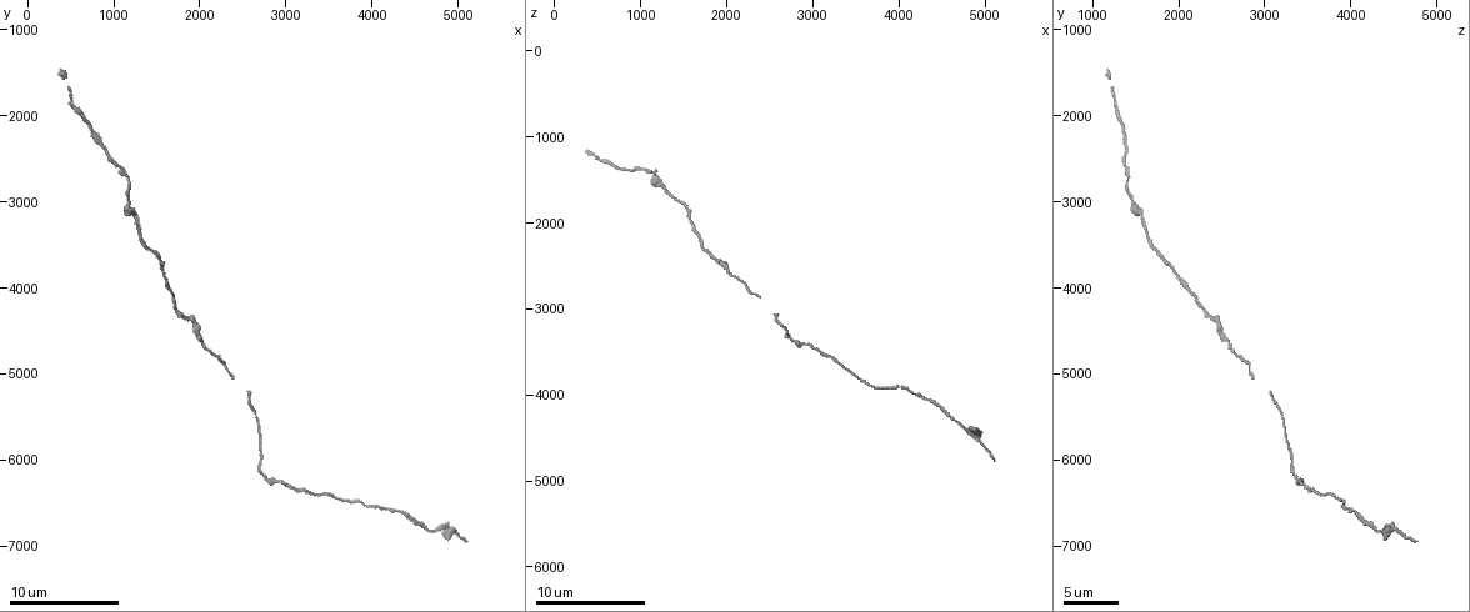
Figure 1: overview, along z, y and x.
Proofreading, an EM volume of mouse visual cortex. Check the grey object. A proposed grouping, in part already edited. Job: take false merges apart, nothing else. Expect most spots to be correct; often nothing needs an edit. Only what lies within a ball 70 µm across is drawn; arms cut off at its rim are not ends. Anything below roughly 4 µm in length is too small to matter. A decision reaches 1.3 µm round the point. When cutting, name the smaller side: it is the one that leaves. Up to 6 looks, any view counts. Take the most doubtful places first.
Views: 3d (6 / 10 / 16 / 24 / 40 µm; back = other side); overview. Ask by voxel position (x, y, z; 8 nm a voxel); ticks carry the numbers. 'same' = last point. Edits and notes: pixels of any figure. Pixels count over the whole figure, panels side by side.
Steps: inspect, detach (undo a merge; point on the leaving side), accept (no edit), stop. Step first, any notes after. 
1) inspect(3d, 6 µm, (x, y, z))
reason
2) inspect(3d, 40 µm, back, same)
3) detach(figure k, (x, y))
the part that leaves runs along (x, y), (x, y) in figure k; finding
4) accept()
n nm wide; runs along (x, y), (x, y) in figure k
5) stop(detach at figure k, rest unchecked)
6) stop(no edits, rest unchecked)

inspect(3d, 10 µm, (900, 2400, 1400))
narrows sharply

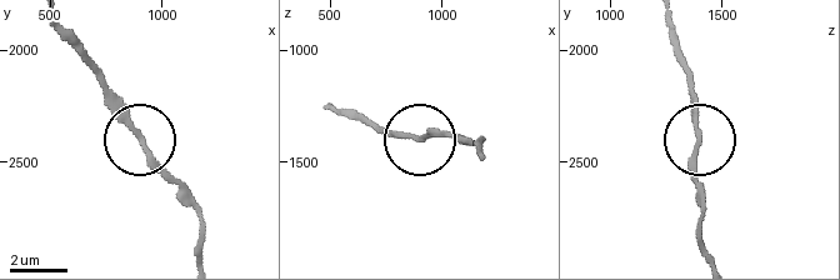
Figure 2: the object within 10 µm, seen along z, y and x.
accept()
180 nm wide; runs along (203, 256), (193, 199), (145, 149), (124, 106), (98, 80) in figure 2; one neuron here

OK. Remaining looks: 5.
inspect(3d, 10 µm, (1550, 3850, 1950))
thin neck

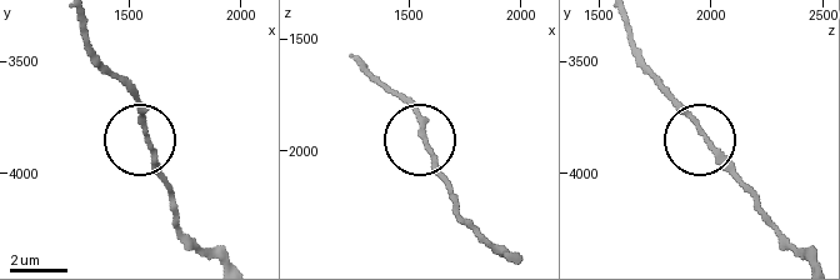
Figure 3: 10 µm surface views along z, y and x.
accept()
runs along (215, 256), (181, 225), (140, 104), (124, 85) in figure 3; one neuron here

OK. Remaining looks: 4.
inspect(3d, 10 µm, (2700, 6150, 3350))

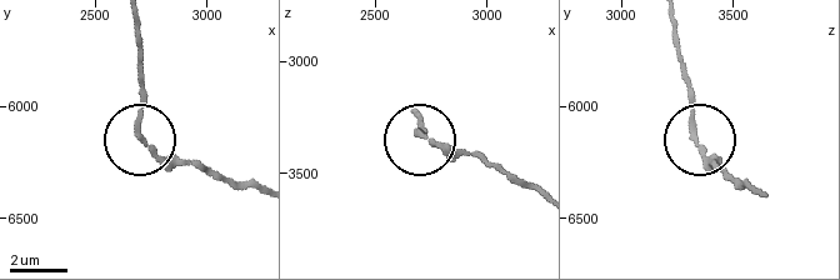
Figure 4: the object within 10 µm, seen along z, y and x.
inspect(3d, 6 µm, (2700, 6130, 3330))

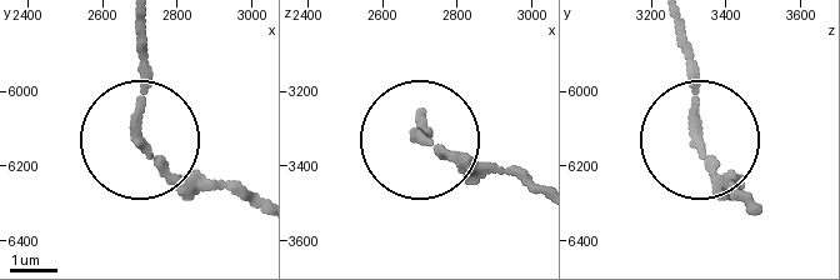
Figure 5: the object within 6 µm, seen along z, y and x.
accept()
all the same neuron

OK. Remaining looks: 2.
stop(no edits, rest unchecked)

